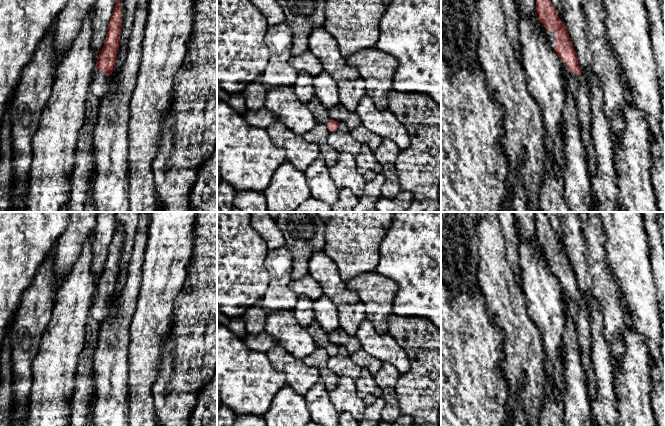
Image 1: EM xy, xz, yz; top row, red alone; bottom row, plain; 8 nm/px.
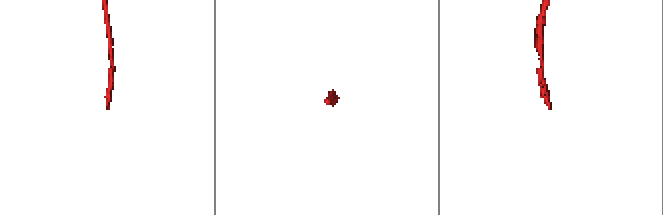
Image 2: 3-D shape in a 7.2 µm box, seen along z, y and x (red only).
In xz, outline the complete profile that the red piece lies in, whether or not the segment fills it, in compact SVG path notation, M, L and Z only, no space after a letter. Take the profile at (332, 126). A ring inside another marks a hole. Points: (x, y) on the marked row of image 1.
M315 96L307 106L317 122L326 125L329 132L335 132L337 130L339 122L330 118L328 113L329 109L323 106L319 98Z

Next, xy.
M116 0L115 10L108 24L104 46L98 55L96 69L89 85L85 103L85 122L77 143L76 163L72 173L71 197L68 212L84 212L90 174L94 171L93 133L98 111L109 87L109 76L116 67L122 25L122 5Z

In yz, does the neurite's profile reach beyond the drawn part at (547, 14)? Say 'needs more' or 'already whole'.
needs more

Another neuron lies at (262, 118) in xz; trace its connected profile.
M264 107L257 111L246 110L243 115L249 125L261 129L267 129L273 123L278 122L278 117Z

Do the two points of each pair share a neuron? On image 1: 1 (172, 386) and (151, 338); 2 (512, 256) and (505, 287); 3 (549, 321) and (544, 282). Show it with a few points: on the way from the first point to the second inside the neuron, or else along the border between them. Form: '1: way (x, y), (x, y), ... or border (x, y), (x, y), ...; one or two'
1: border (168, 335), (160, 344), (160, 362), (155, 380); two
2: border (504, 240), (505, 257), (521, 284); two
3: way (547, 311), (544, 303), (544, 292); one

